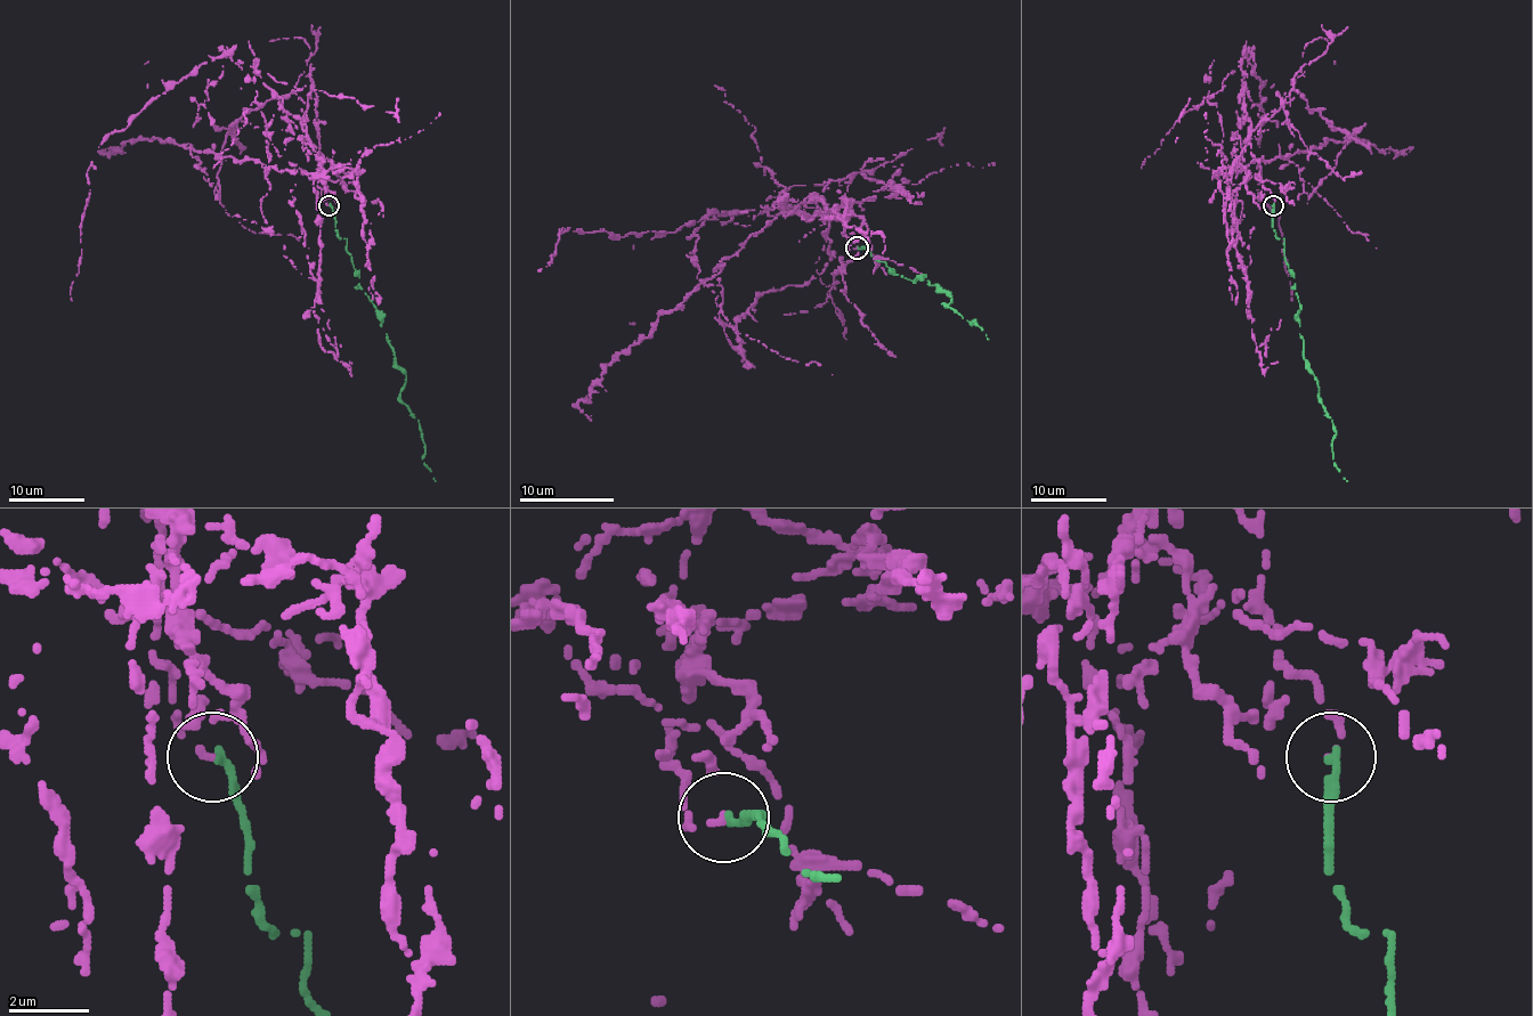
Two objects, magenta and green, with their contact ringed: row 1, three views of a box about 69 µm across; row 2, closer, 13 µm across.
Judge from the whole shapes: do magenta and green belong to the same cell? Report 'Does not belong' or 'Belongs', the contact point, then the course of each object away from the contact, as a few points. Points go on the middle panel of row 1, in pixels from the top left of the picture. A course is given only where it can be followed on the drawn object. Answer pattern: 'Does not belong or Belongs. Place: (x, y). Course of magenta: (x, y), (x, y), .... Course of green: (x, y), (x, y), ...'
Does not belong. Place: (857, 248). Course of magenta: (856, 248), (830, 218), (830, 285), (816, 271), (767, 290), (736, 342), (713, 285), (733, 331), (833, 375). Course of green: (858, 248), (866, 248), (893, 274), (939, 285), (952, 300), (946, 305), (971, 325), (976, 320), (988, 340)

